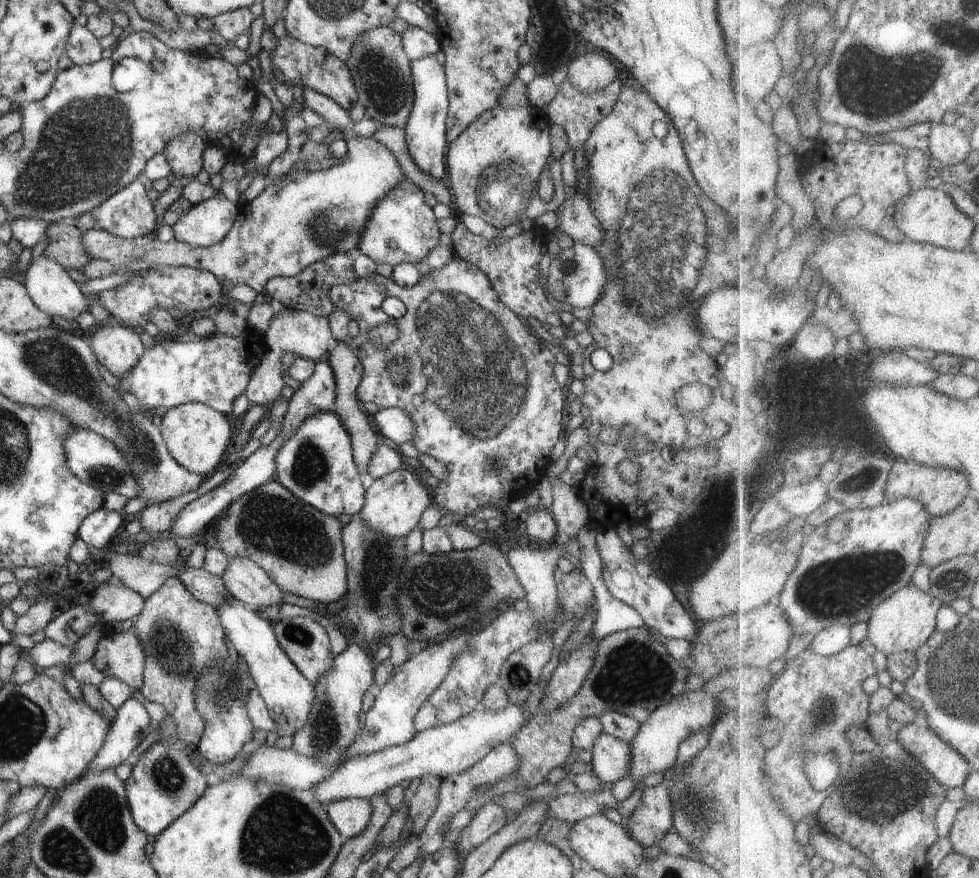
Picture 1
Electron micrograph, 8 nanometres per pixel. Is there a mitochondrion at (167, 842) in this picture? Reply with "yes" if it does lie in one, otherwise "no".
no

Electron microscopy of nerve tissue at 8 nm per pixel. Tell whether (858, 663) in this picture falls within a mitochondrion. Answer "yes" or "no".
no

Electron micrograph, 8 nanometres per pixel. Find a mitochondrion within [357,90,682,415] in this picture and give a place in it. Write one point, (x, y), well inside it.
(507, 186)

